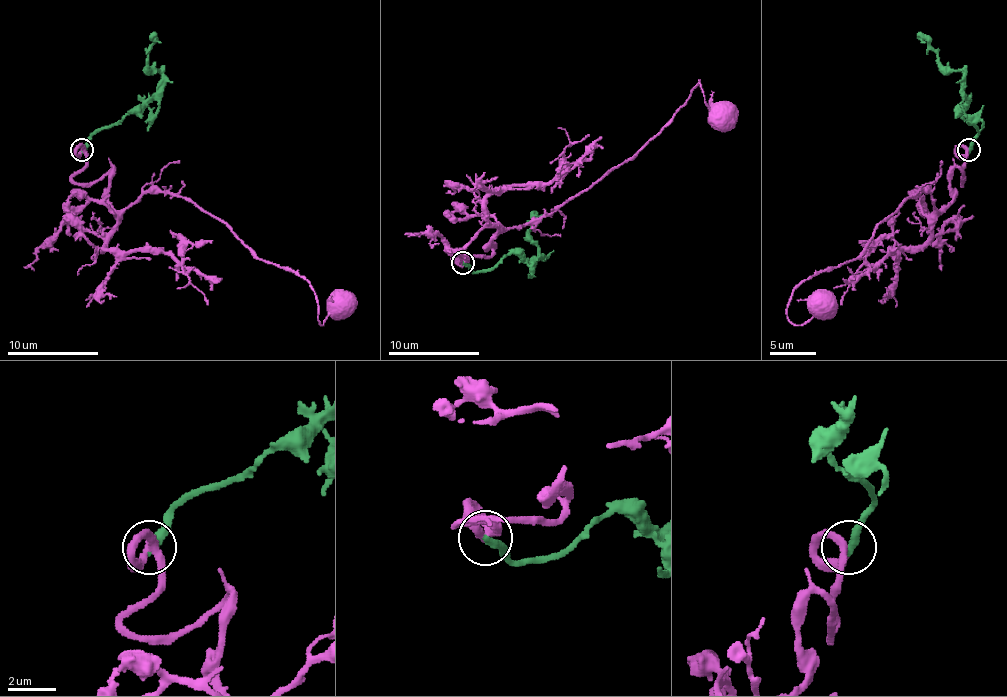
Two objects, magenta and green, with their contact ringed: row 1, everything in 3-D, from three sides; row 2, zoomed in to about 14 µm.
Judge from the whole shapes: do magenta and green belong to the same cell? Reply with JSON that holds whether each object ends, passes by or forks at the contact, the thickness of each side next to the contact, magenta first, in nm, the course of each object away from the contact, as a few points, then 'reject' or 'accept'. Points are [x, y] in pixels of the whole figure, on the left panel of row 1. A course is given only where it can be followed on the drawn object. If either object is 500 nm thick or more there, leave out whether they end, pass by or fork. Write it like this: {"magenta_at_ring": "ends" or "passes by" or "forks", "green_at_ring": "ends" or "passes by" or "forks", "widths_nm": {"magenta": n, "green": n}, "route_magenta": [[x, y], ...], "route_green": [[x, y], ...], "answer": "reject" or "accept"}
{"magenta_at_ring": "forks", "green_at_ring": "ends", "widths_nm": {"magenta": 280, "green": 360}, "route_magenta": [[81, 150], [72, 178], [111, 166], [116, 210], [184, 196], [306, 279], [322, 324], [338, 304]], "route_green": [[81, 150], [100, 130], [136, 112], [155, 93], [161, 77], [159, 70], [148, 66], [148, 50], [155, 34]], "answer": "accept"}

